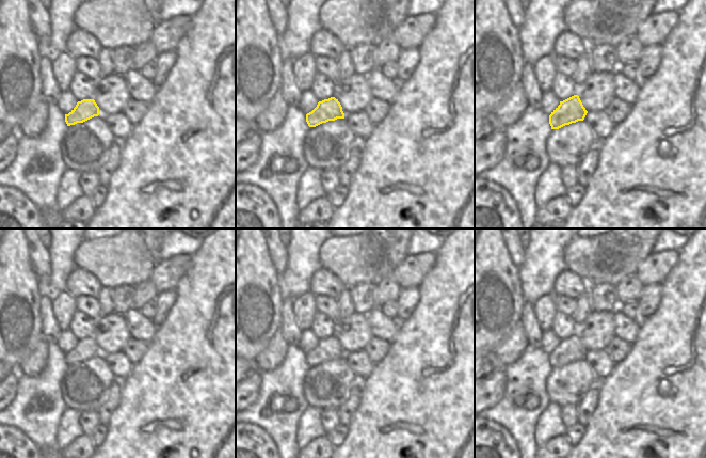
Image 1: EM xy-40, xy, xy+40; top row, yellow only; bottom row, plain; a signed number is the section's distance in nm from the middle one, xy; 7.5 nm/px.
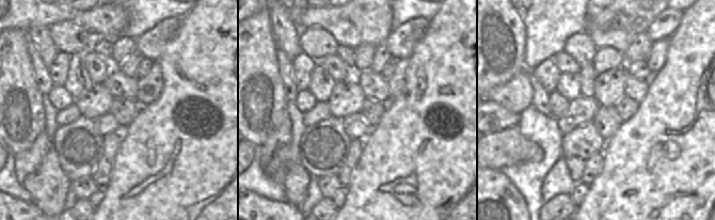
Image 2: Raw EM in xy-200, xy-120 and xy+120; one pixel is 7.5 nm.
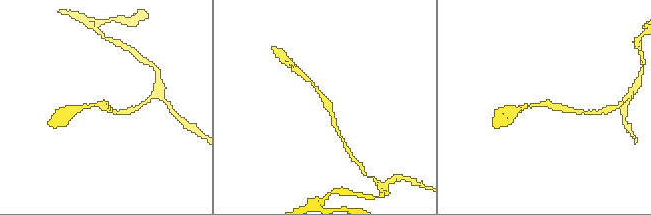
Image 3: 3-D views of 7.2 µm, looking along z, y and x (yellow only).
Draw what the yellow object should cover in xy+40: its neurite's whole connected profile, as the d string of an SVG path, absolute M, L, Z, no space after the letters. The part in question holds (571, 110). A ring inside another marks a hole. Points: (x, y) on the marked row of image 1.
M574 95L563 101L549 115L551 129L559 129L565 125L583 121L588 111L583 107L578 95Z

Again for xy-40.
M83 99L78 101L76 107L65 114L65 122L67 126L75 125L77 123L83 123L94 116L99 115L99 107L94 99Z

